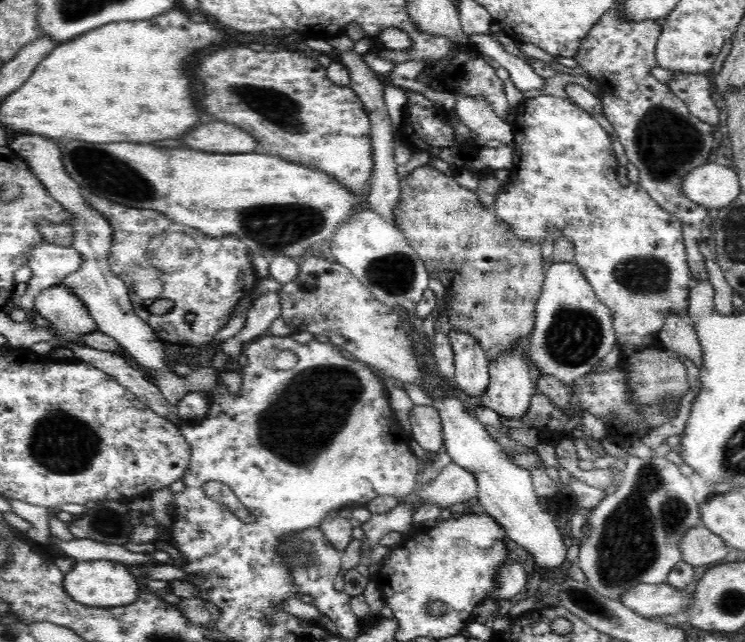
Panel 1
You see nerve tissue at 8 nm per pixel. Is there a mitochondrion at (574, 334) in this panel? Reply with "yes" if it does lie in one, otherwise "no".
yes

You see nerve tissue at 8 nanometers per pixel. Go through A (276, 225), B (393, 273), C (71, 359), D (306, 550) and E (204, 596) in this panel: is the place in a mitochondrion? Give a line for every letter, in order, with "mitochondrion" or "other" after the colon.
A: mitochondrion
B: mitochondrion
C: other
D: mitochondrion
E: other

